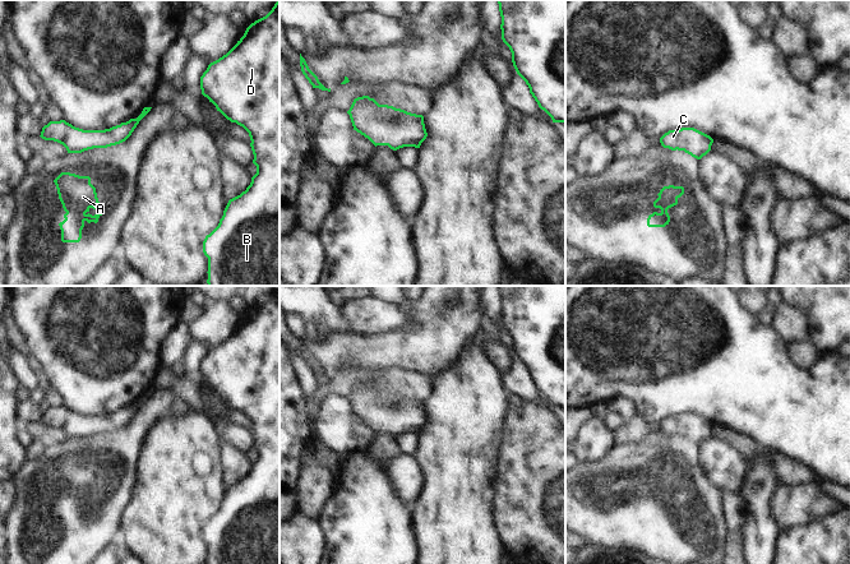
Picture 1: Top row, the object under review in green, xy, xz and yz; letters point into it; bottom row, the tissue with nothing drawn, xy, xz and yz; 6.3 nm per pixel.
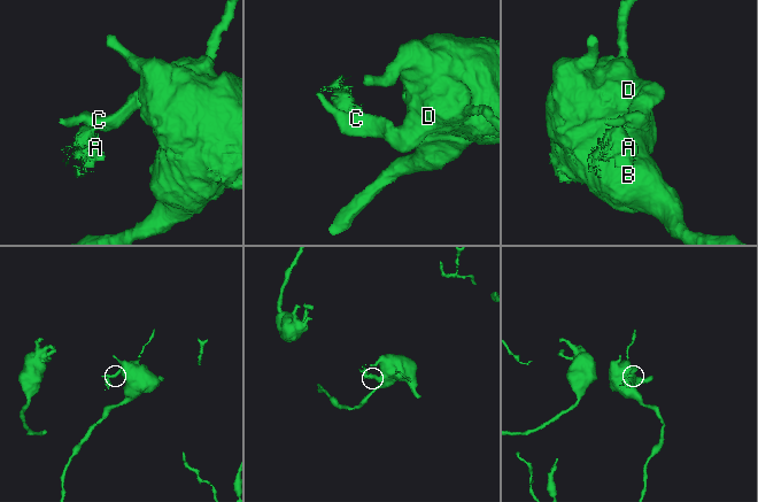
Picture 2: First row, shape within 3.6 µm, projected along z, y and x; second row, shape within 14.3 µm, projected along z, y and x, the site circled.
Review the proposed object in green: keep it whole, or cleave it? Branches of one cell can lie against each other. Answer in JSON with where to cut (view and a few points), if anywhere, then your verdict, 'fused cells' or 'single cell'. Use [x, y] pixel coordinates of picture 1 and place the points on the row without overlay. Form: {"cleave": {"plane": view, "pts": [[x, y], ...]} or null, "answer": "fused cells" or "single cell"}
{"cleave": {"plane": "xz", "pts": [[375, 391], [383, 391], [387, 394]]}, "answer": "fused cells"}

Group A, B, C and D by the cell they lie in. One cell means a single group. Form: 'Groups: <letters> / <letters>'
Groups: A / B C D.

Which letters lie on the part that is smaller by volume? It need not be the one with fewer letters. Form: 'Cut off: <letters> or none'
Cut off: A

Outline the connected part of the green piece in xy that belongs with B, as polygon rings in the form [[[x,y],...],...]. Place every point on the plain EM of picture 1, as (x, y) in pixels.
[[[280,287],[274,290],[265,302],[251,309],[226,341],[208,351],[200,362],[200,375],[202,380],[216,392],[217,397],[249,419],[254,440],[253,449],[257,452],[257,459],[251,463],[250,471],[240,481],[228,486],[218,512],[203,527],[203,538],[208,544],[208,564],[280,564]]]

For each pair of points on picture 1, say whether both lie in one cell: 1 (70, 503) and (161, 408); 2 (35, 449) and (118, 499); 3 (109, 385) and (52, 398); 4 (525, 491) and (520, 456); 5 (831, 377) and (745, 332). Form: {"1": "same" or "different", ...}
{"1": "same", "2": "different", "3": "different", "4": "same", "5": "same"}

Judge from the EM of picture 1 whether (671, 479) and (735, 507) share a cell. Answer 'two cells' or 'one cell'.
two cells

